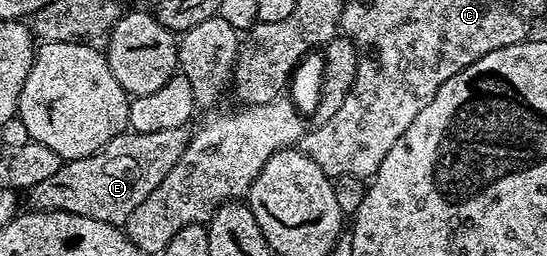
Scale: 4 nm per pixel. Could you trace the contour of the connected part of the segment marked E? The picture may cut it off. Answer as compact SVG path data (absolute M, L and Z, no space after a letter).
M184 126L167 128L164 132L127 132L116 136L92 156L63 161L62 167L48 176L48 180L40 180L40 184L30 187L29 205L35 210L59 210L88 216L88 220L100 220L113 226L124 224L128 216L148 200L156 184L172 172L176 160L184 156L191 137L191 131Z

